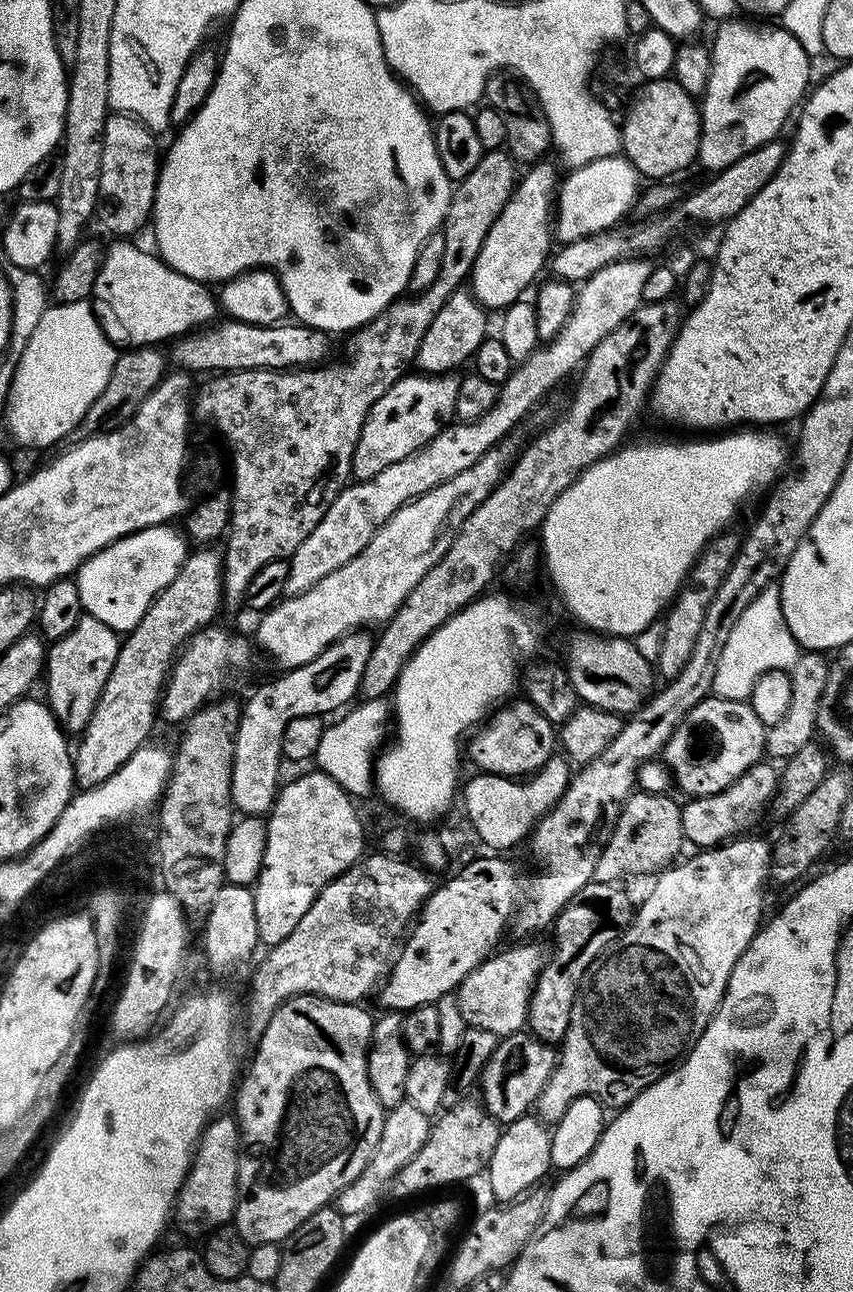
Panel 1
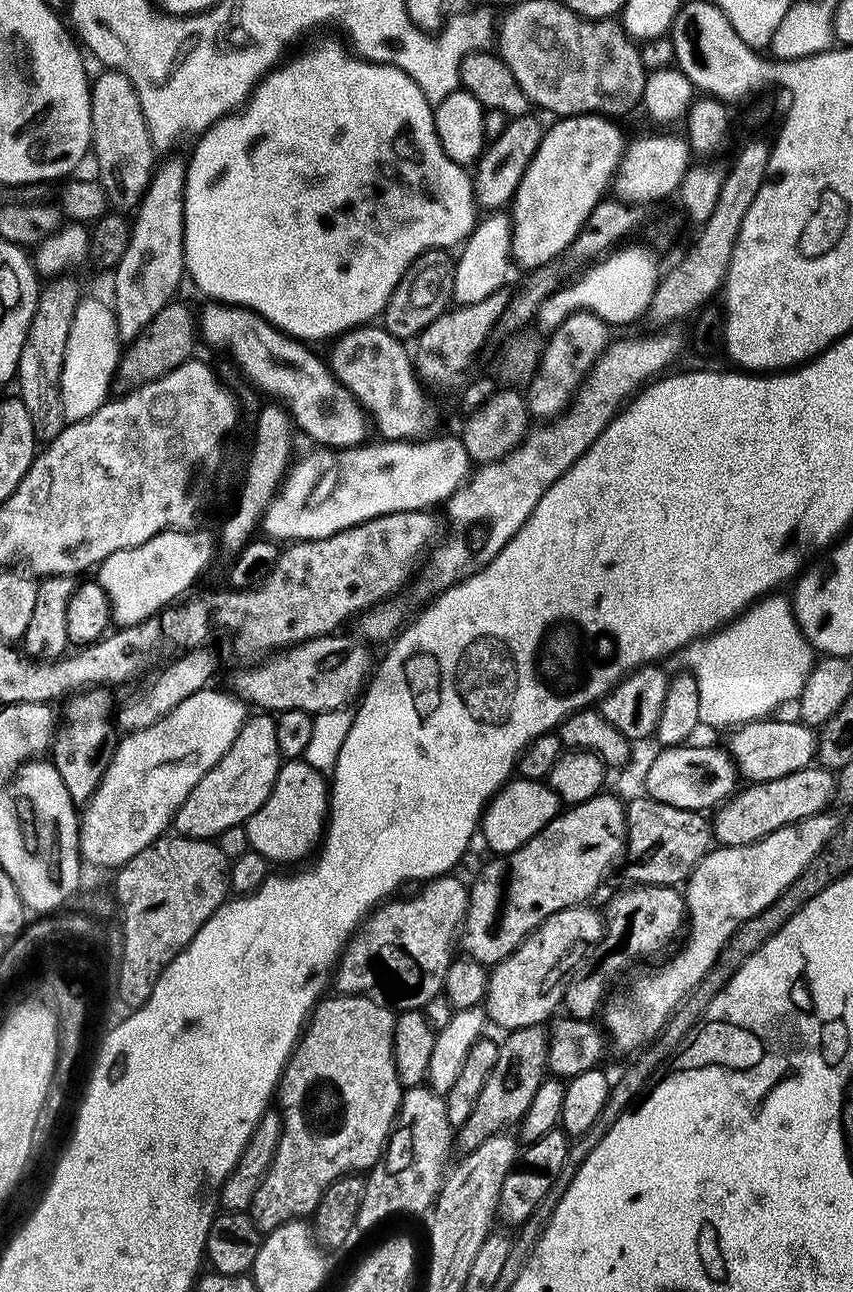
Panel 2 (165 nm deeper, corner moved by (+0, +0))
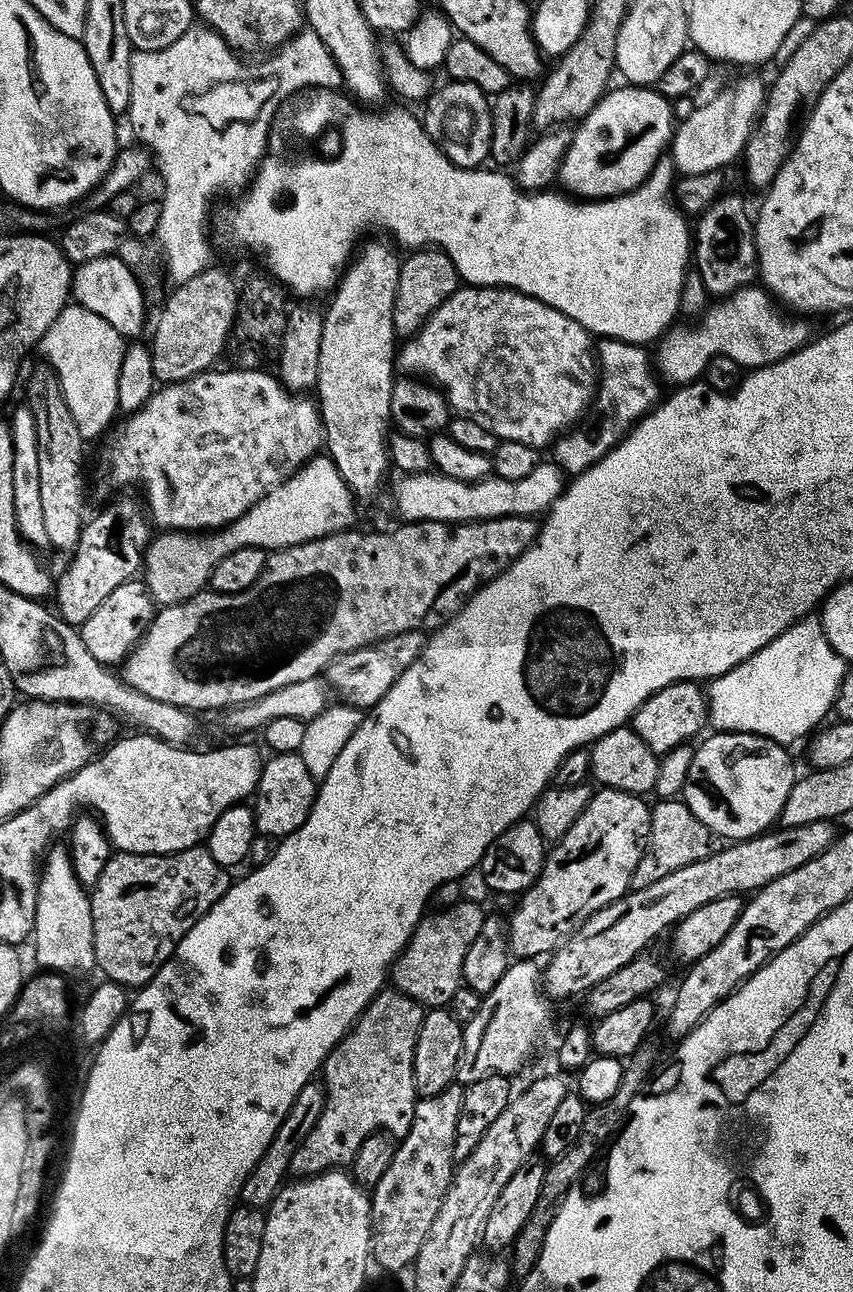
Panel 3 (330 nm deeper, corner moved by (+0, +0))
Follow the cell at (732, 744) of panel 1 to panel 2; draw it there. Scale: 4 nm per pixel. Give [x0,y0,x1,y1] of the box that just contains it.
[727,718,817,784]

